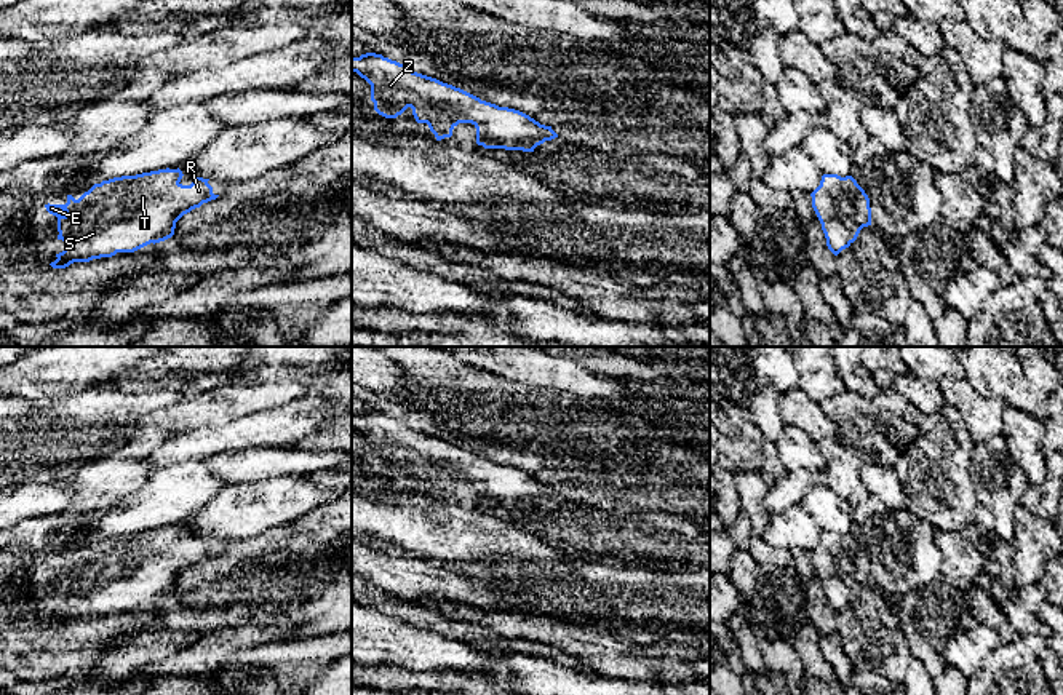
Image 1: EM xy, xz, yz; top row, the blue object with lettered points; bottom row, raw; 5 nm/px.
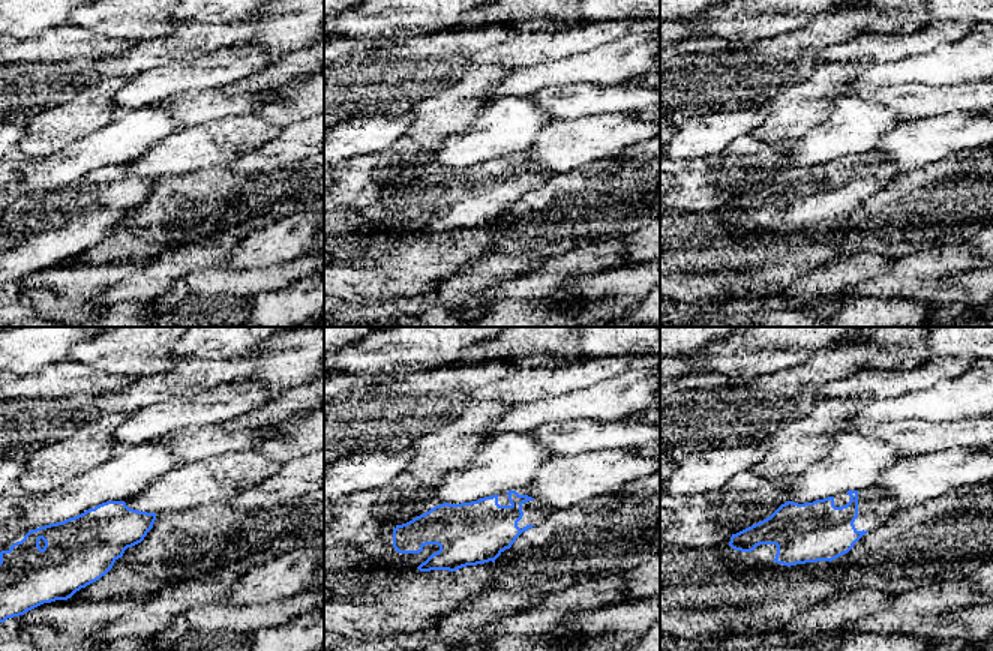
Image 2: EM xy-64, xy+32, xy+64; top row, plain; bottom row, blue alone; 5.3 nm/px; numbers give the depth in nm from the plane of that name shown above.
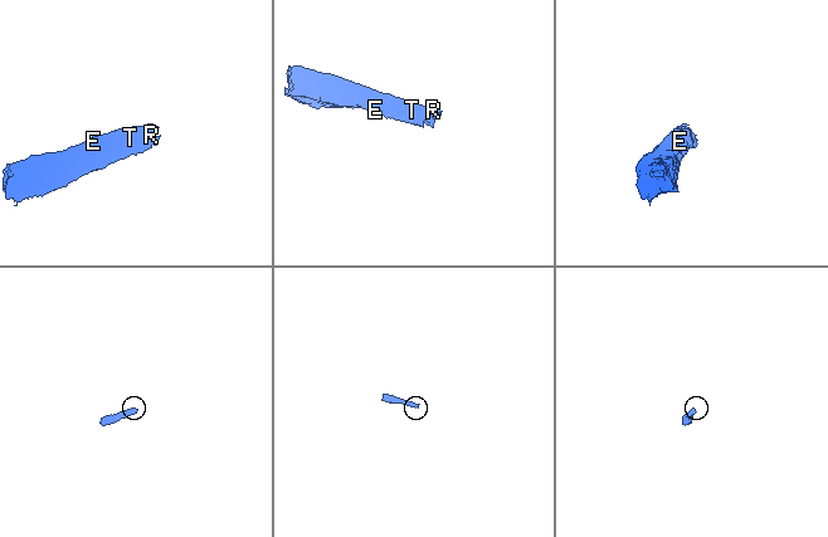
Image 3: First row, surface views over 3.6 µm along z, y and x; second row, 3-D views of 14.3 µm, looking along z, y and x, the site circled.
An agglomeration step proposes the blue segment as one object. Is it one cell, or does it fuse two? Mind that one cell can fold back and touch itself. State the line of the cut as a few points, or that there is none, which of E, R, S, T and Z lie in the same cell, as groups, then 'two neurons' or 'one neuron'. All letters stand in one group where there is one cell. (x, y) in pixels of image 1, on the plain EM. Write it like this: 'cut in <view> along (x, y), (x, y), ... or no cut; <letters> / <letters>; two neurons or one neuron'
no cut; E R S T Z; one neuron

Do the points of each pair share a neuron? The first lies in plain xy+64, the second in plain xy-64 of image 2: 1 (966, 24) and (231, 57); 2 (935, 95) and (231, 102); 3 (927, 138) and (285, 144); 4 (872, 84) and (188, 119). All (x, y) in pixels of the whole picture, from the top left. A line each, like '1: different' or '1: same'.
1: different
2: same
3: different
4: different

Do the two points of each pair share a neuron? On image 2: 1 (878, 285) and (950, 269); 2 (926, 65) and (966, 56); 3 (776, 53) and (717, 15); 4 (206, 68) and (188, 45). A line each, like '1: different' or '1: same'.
1: same
2: same
3: different
4: different

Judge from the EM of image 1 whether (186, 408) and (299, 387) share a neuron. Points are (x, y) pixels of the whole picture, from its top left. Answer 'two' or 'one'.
one

